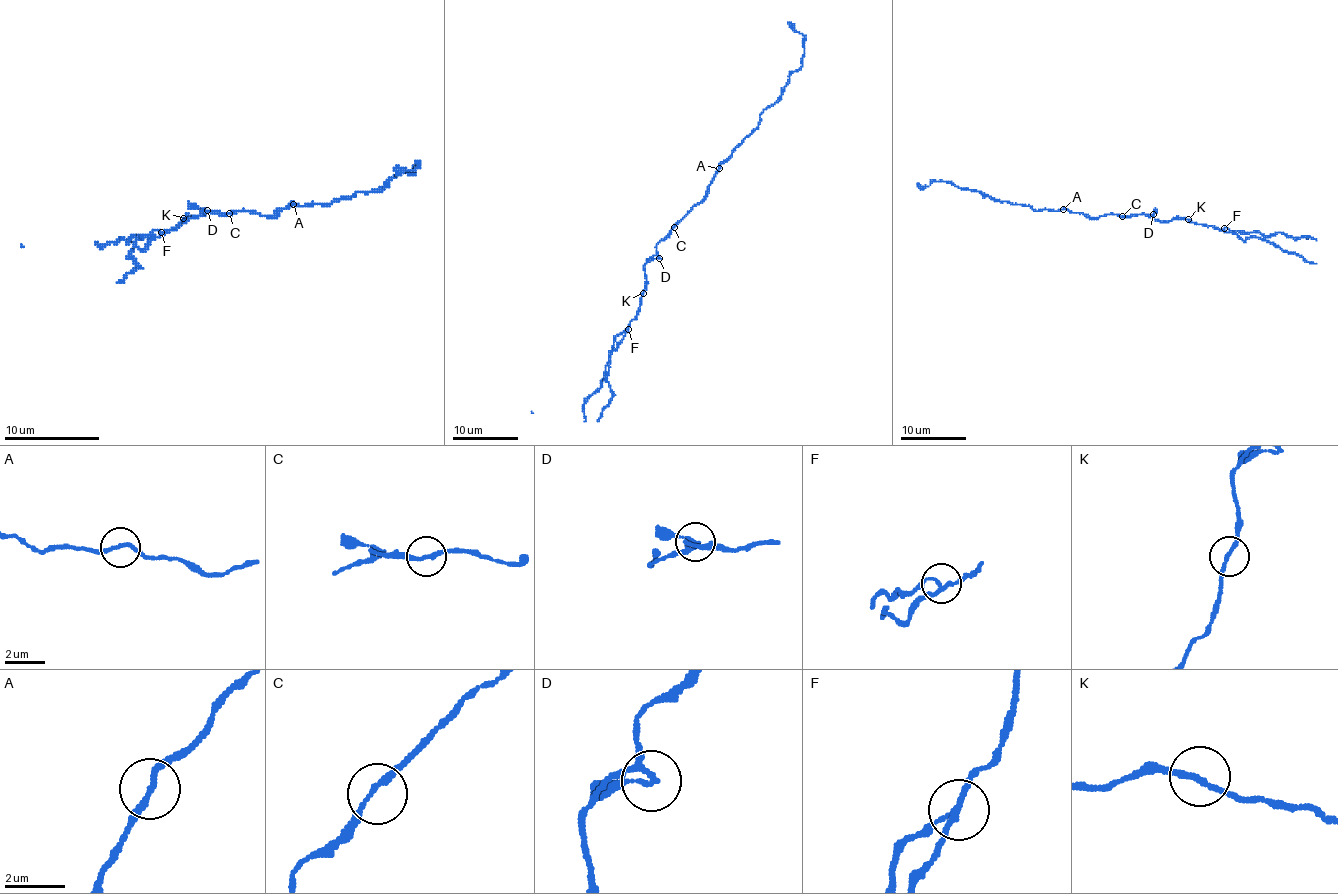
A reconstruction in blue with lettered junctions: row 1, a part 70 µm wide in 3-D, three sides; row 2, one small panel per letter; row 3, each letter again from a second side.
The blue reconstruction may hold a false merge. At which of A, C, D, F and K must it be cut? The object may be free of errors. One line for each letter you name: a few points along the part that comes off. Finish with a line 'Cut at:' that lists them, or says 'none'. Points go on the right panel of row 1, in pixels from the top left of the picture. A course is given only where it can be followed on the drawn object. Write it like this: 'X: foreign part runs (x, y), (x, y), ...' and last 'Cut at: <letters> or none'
Cut at: F

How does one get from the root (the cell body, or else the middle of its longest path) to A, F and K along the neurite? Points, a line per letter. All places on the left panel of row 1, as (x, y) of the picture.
A: (226, 213), (253, 211), (262, 216), (274, 216), (279, 208), (293, 204)
F: (226, 213), (203, 211), (200, 216), (186, 218), (176, 227), (162, 232)
K: (226, 213), (203, 211), (200, 216), (186, 220), (188, 218), (183, 218)

